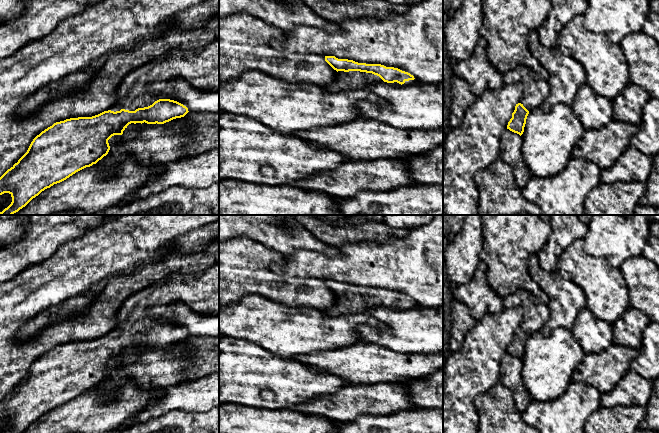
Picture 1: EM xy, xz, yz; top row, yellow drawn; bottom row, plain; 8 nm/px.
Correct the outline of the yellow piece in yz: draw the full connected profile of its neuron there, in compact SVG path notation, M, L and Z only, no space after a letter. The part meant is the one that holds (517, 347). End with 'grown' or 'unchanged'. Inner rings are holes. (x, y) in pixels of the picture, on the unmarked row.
M518 290L503 299L504 306L521 307L523 320L516 328L507 353L519 358L524 356L526 343L530 335L541 331L549 318L549 308L539 301L536 296L526 290Z; grown

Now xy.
M219 262L205 270L195 273L173 272L163 280L131 295L123 303L117 313L117 327L108 335L92 341L70 342L56 346L37 359L31 366L27 376L0 401L0 419L9 417L12 421L11 428L5 433L22 433L33 422L54 408L60 407L76 396L96 388L110 374L108 364L114 359L122 359L131 347L164 348L176 342L184 341L189 335L183 328L152 318L146 310L149 307L168 305L173 302L183 302L191 309L201 314L219 313Z; grown

